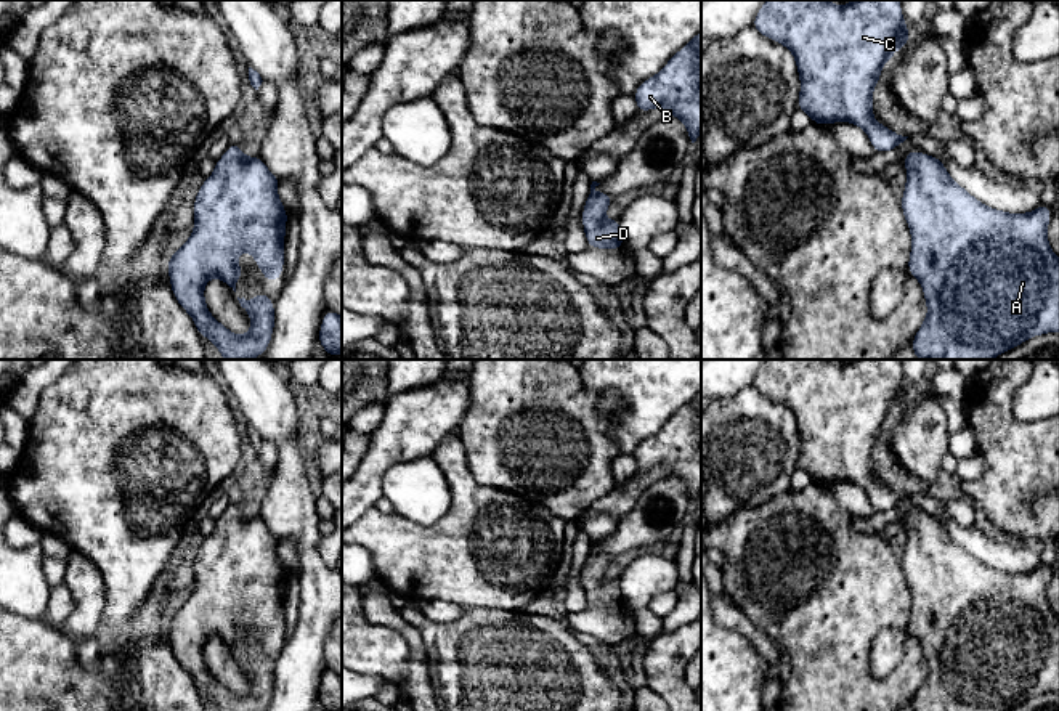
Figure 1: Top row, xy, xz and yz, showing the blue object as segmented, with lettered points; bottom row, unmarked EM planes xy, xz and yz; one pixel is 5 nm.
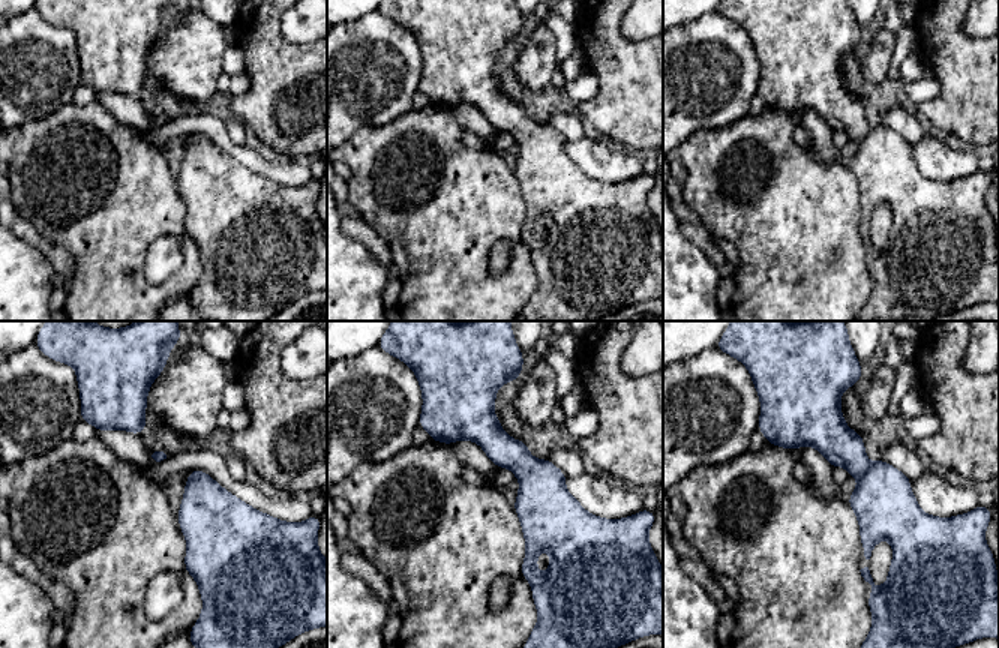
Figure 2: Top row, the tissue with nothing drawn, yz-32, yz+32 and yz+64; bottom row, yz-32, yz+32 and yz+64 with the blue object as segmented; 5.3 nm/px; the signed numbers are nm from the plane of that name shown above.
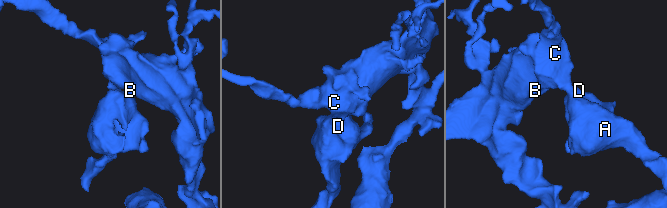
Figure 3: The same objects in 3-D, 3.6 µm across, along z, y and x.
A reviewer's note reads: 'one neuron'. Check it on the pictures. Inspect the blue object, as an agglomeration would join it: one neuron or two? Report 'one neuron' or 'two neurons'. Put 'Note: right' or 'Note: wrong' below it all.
one neuron
Note: right

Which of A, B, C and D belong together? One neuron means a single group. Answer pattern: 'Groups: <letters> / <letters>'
Groups: A B C D

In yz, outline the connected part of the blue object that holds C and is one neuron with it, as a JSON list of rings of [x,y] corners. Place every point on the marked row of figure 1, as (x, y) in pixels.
[[[767,0],[757,11],[753,27],[793,53],[801,80],[797,109],[807,112],[814,124],[855,124],[870,136],[876,152],[892,151],[908,138],[873,119],[873,90],[882,66],[910,39],[899,0],[852,0],[839,6],[828,0]]]

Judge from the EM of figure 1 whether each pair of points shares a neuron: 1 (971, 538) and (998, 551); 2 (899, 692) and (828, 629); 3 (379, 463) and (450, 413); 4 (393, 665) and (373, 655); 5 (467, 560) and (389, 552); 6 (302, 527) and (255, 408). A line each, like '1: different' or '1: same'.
1: same
2: same
3: same
4: same
5: same
6: same

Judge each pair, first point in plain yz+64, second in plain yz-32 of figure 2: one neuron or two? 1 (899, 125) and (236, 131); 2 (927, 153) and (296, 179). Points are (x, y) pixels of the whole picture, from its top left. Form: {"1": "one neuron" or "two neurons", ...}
{"1": "one neuron", "2": "one neuron"}

